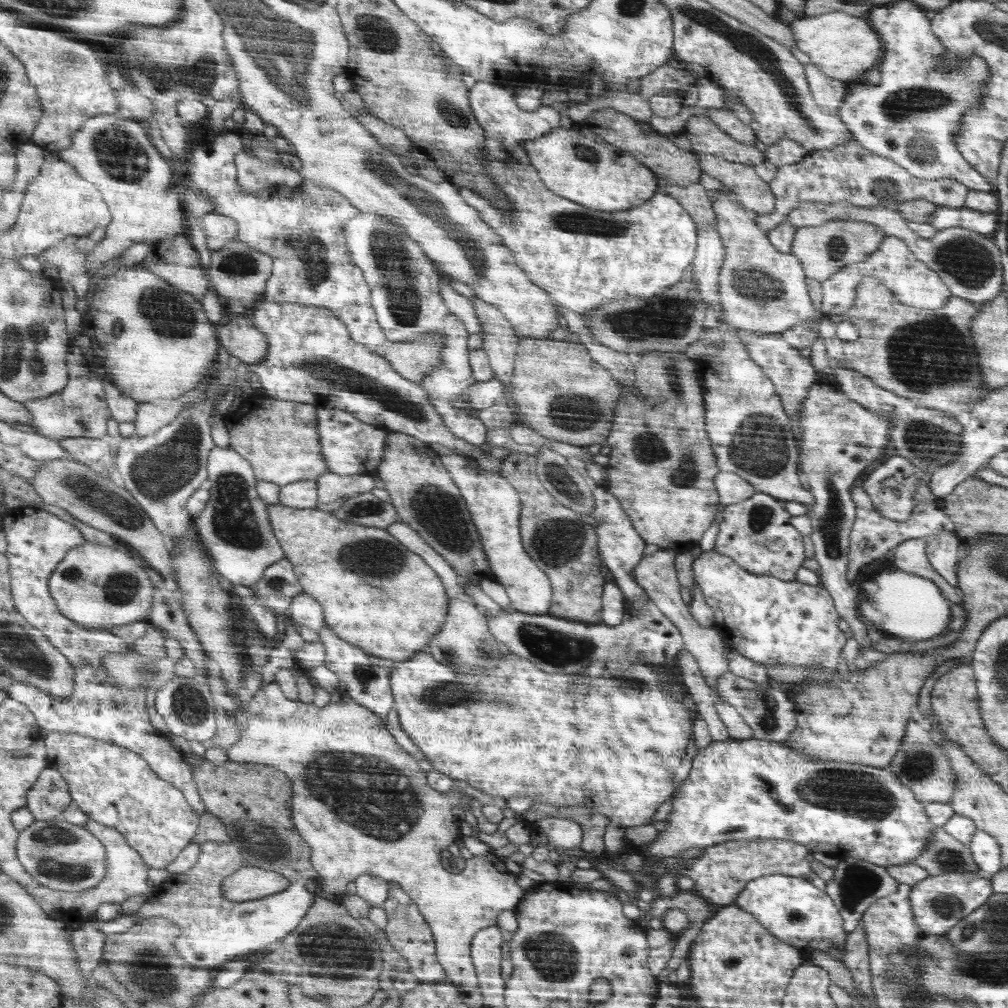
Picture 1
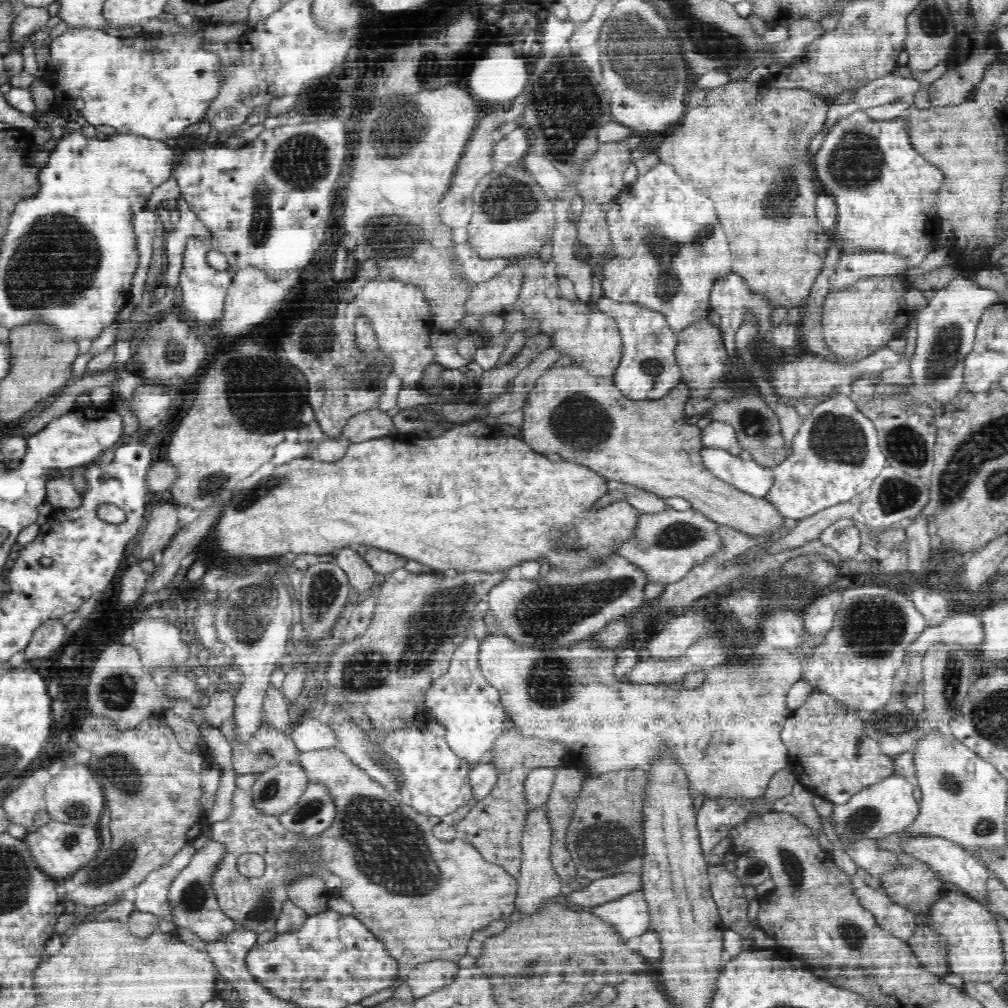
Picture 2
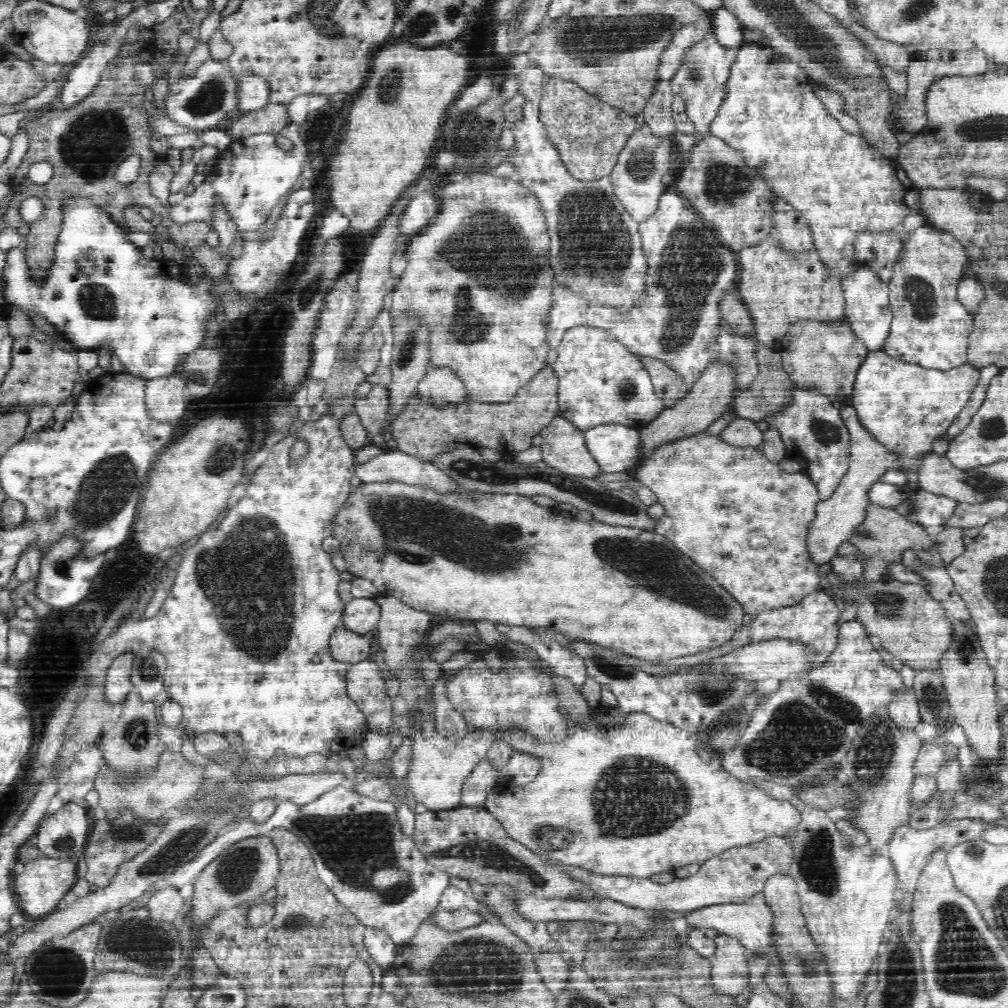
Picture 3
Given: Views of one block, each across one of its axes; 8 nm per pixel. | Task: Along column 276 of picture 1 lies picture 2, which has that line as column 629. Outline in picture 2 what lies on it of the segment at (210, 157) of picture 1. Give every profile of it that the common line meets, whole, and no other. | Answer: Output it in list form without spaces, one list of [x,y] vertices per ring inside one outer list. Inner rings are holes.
[[[658,161],[646,174],[626,186],[607,212],[611,234],[620,260],[617,267],[606,269],[601,278],[603,293],[618,302],[632,302],[664,314],[672,331],[679,333],[698,319],[706,319],[712,310],[710,294],[714,282],[724,278],[732,265],[728,238],[716,218],[714,202],[690,186],[672,166]]]

